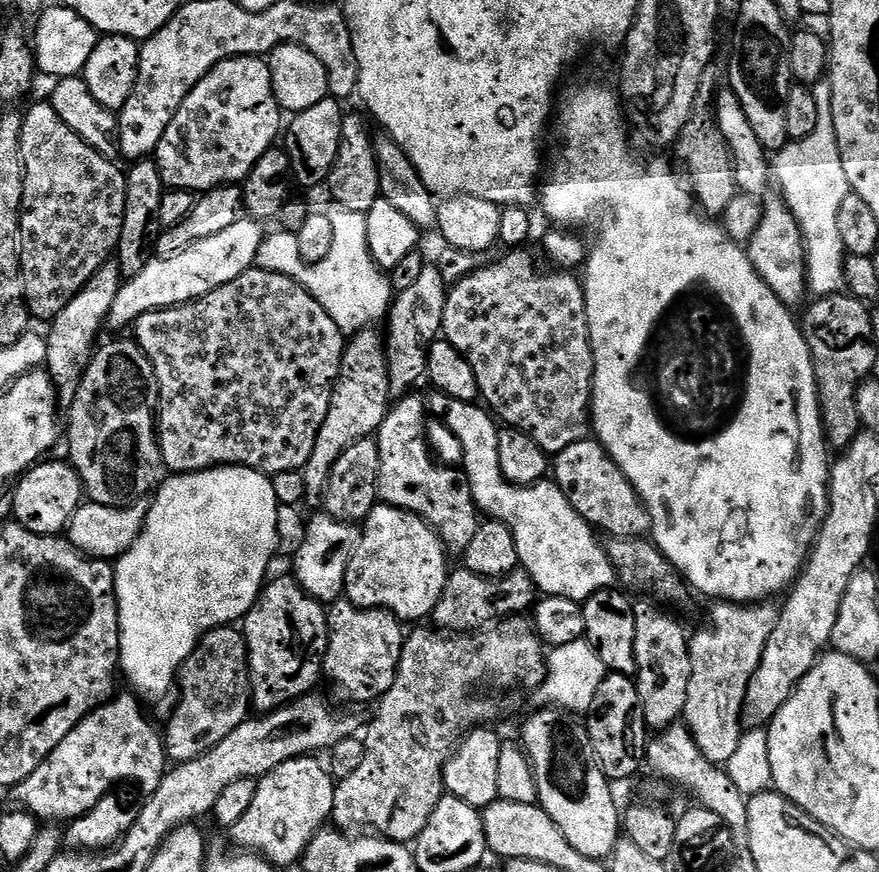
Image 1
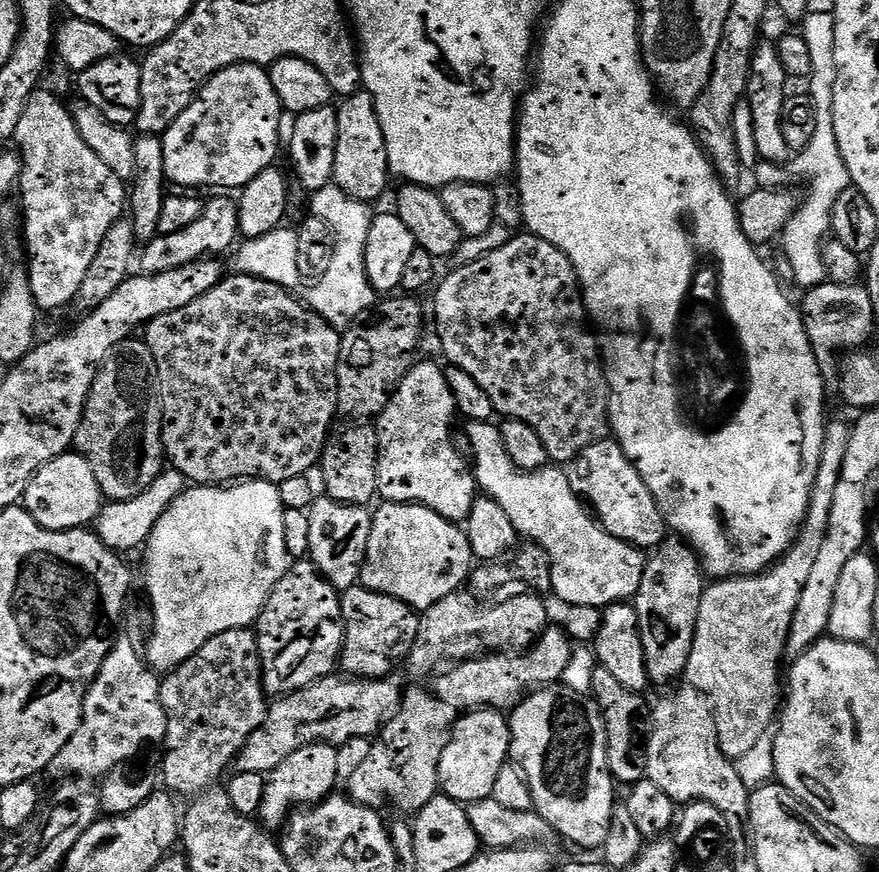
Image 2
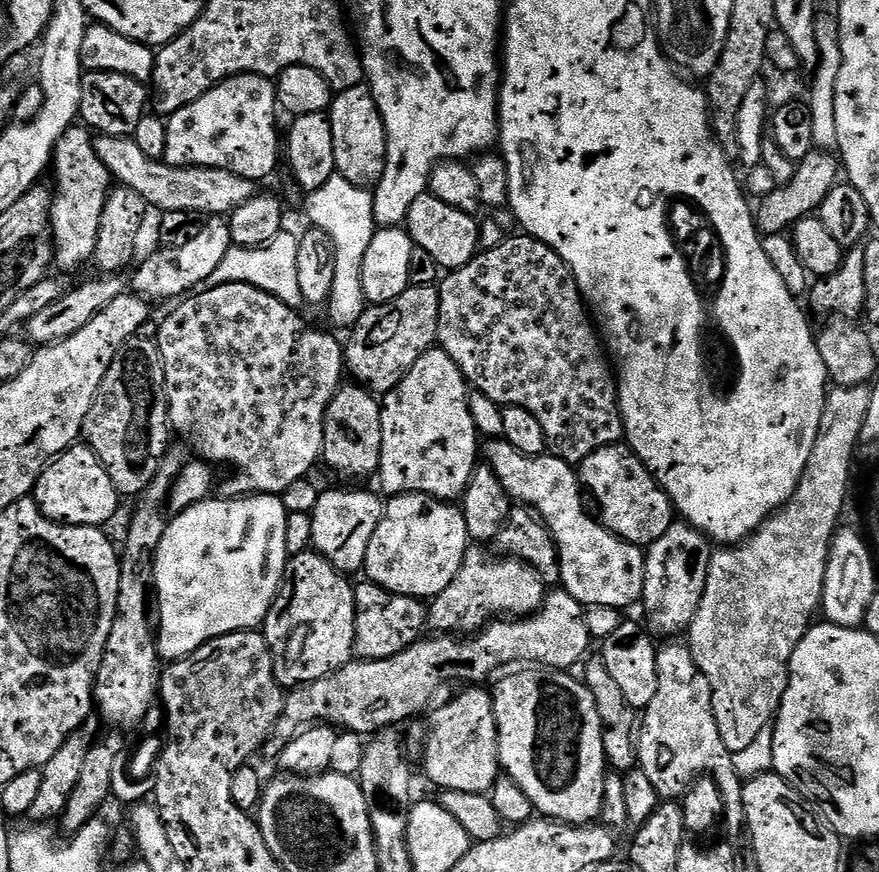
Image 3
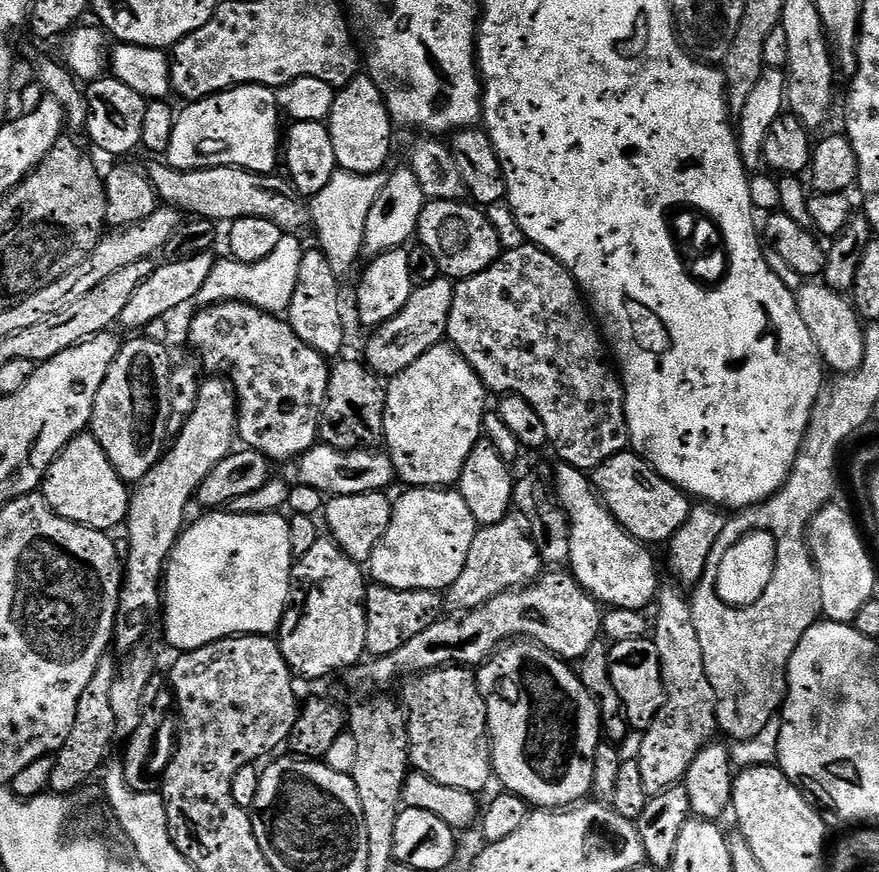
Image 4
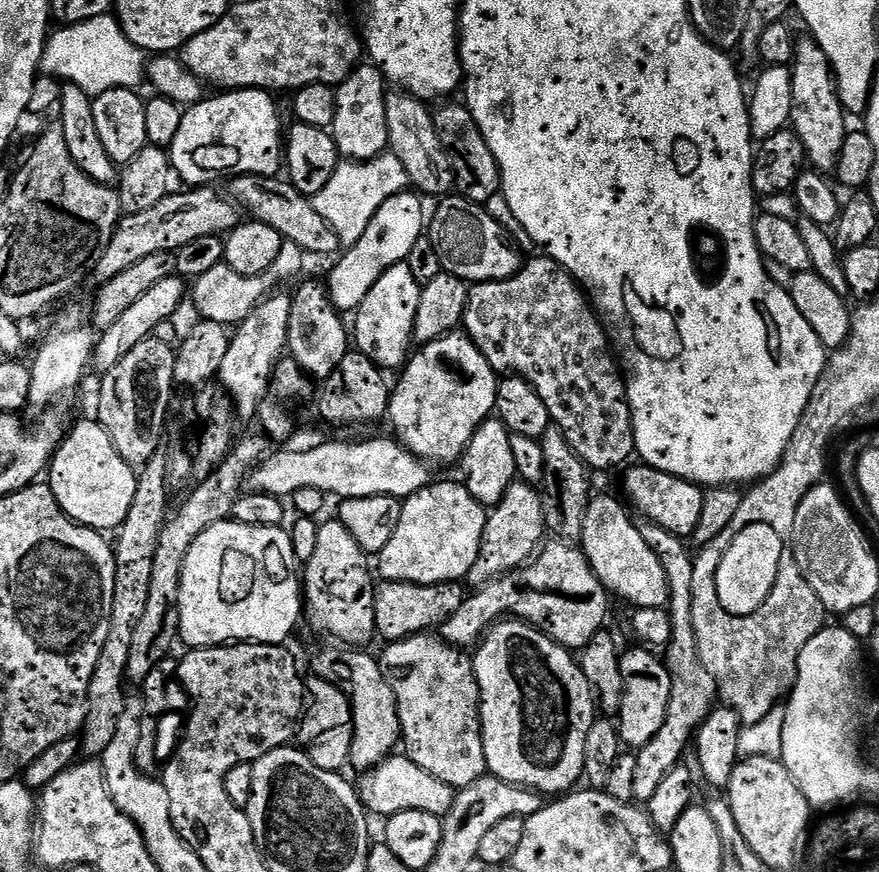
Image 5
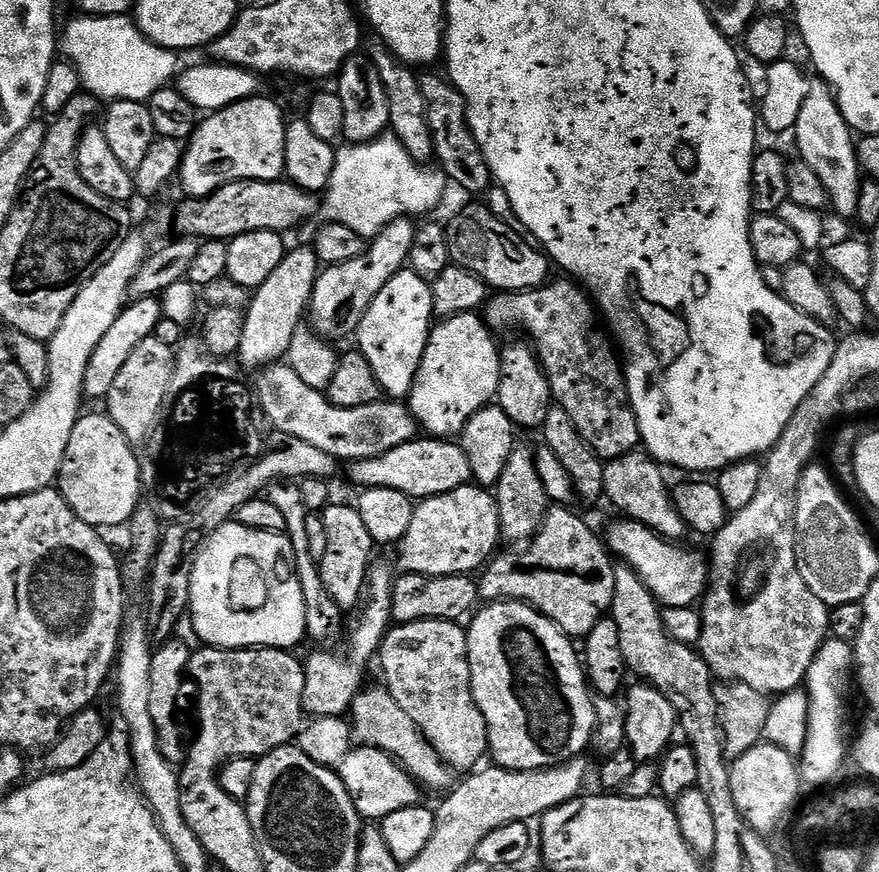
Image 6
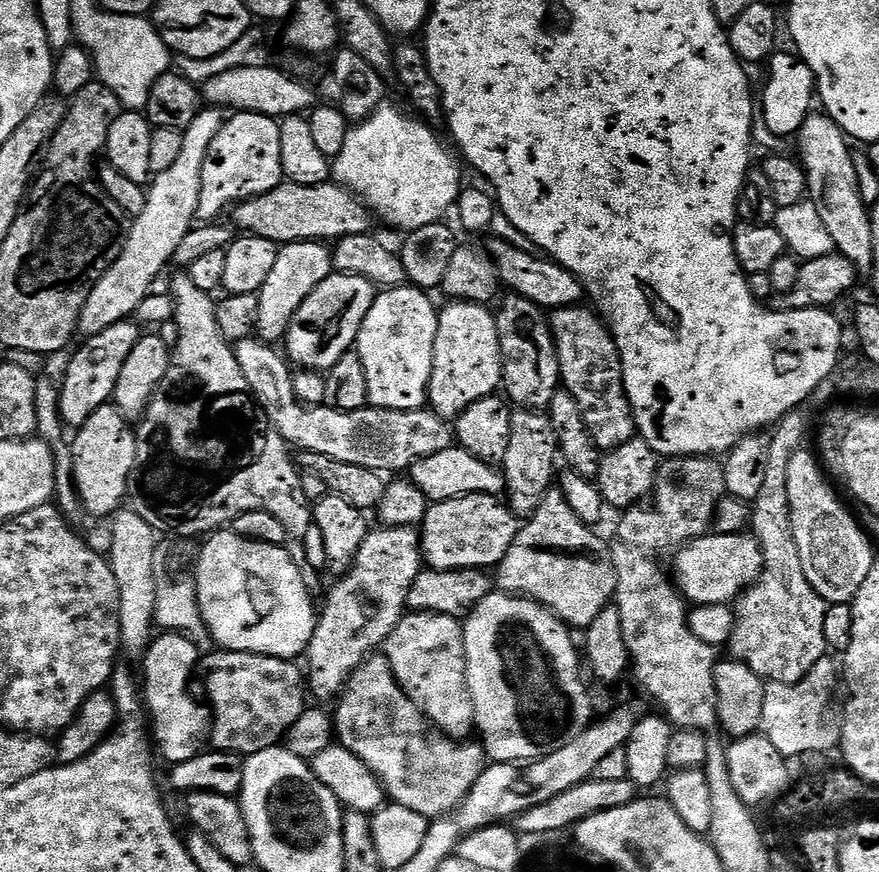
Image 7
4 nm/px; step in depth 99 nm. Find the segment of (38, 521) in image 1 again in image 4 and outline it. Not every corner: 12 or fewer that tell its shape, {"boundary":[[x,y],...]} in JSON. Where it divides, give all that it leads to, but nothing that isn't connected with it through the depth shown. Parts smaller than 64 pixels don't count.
{"boundary":[[81,434],[44,475],[59,516],[108,532],[128,519],[129,485],[98,438]]}

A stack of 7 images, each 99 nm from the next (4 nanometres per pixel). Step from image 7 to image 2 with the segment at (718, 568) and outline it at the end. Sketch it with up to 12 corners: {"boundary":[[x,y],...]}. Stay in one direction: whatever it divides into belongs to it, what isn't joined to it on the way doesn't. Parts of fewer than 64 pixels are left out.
{"boundary":[[467,427],[477,489],[548,561],[555,599],[631,601],[641,549],[593,519],[559,467],[518,470]]}

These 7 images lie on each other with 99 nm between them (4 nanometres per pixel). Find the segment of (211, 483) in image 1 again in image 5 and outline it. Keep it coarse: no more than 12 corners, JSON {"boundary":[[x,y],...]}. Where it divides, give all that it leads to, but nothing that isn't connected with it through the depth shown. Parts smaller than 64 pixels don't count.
{"boundary":[[210,526],[180,583],[189,649],[283,645],[302,576],[283,527]]}

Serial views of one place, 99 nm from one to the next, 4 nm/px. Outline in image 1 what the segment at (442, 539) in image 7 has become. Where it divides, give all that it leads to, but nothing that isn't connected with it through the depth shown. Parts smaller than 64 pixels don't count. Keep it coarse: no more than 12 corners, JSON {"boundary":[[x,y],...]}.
{"boundary":[[378,502],[344,596],[431,617],[449,553],[413,512]]}

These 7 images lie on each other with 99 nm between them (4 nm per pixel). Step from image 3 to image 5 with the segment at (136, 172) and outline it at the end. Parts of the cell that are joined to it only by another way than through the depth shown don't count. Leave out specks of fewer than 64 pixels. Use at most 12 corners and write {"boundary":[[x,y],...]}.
{"boundary":[[234,176],[231,199],[302,253],[335,257],[334,226],[287,179]]}

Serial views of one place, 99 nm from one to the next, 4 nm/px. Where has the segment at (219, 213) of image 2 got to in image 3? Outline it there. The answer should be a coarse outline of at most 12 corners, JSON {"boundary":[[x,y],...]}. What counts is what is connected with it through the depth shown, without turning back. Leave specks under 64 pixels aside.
{"boundary":[[228,220],[157,247],[130,276],[149,302],[187,297],[233,247]]}

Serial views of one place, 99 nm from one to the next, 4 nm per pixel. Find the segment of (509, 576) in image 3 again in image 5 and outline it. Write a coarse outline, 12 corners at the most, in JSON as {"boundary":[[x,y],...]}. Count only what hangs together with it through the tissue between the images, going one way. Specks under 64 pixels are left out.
{"boundary":[[518,478],[488,512],[467,583],[477,589],[539,553],[539,491]]}

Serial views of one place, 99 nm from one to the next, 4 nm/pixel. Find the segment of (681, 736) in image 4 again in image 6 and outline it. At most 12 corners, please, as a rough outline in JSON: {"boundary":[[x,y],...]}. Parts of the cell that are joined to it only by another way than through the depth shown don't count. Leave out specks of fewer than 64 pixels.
{"boundary":[[644,450],[604,465],[604,496],[663,540],[690,529]]}

